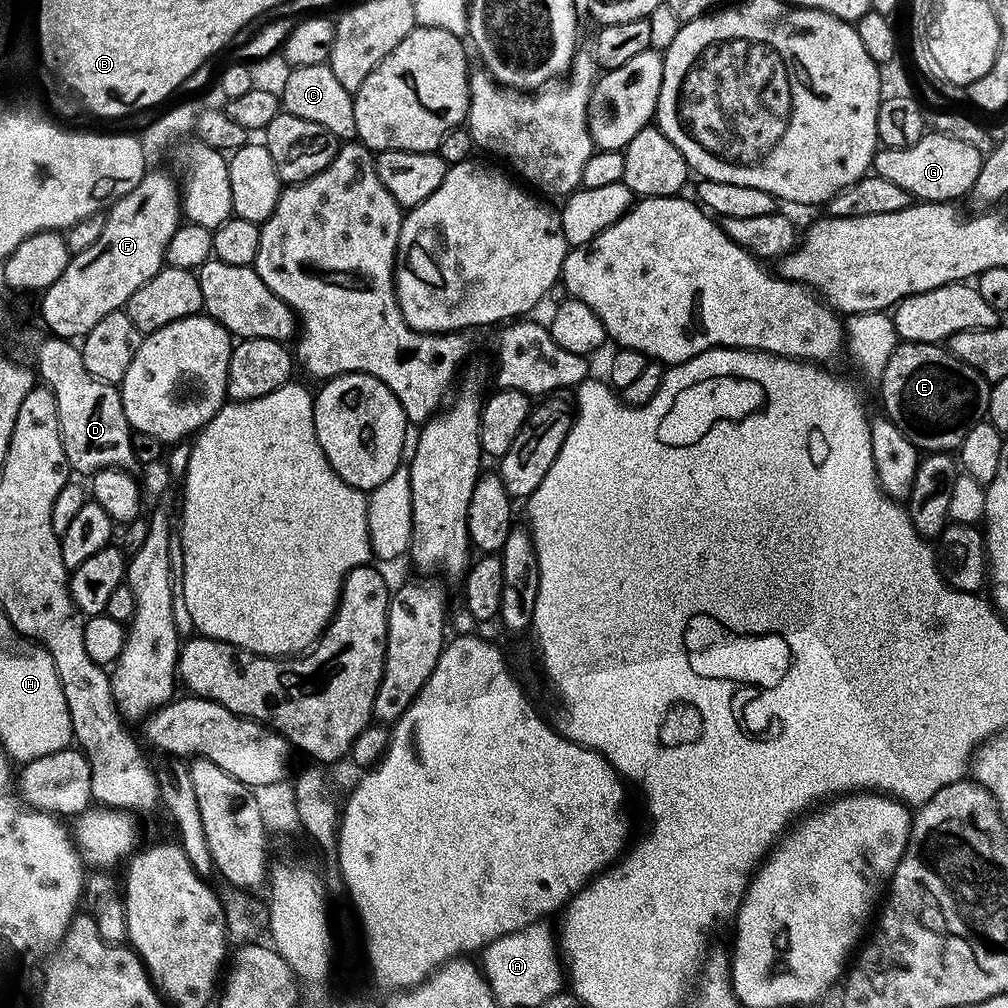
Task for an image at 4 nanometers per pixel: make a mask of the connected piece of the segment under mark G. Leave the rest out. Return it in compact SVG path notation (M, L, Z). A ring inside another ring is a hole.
M929 131L914 146L879 149L873 156L872 168L877 175L898 184L911 197L929 203L947 203L969 195L980 174L983 157L983 153L969 143Z

